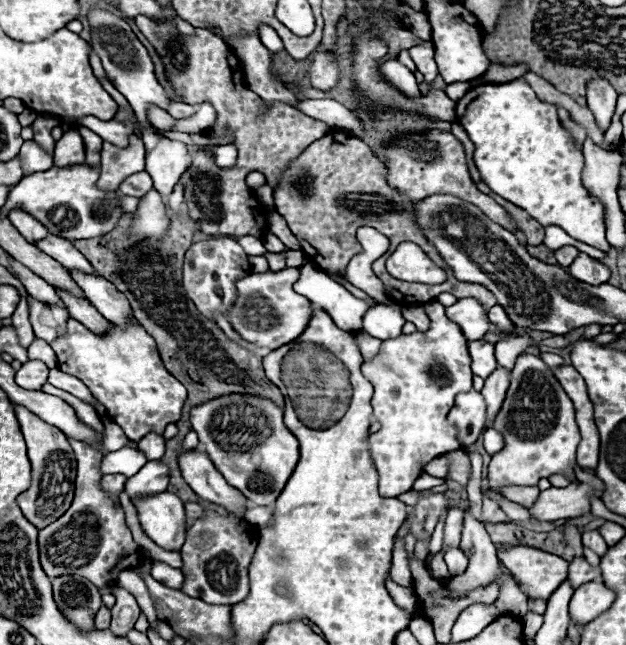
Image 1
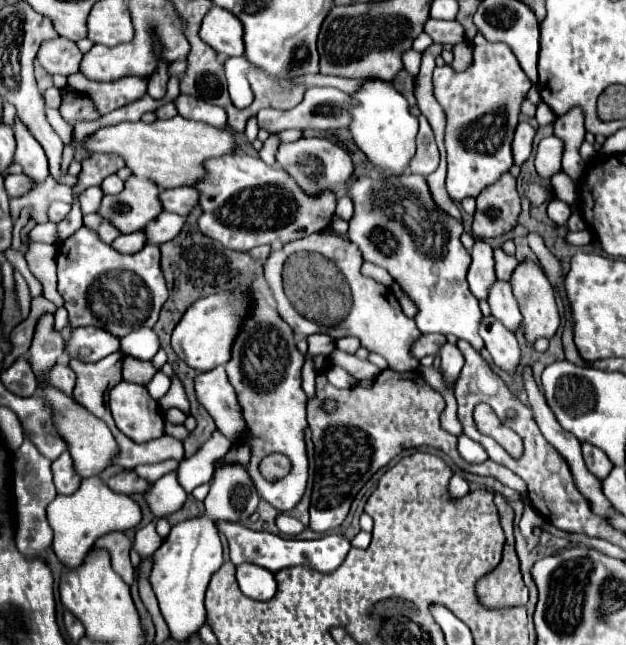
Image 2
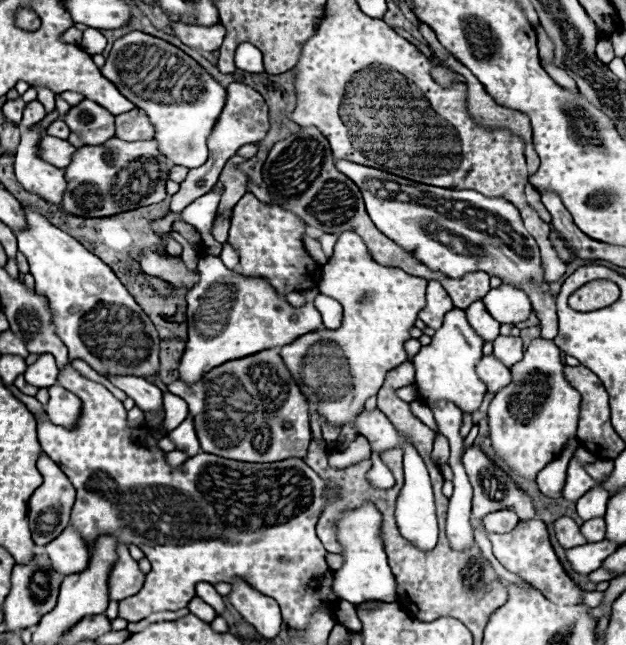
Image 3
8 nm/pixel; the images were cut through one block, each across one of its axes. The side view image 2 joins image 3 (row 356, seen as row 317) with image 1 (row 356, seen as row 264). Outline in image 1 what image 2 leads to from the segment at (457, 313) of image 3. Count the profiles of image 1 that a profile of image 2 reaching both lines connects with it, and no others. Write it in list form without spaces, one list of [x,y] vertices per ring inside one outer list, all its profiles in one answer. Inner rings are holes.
[[[428,302],[424,308],[432,320],[428,332],[384,340],[380,354],[362,366],[364,376],[374,386],[374,418],[382,424],[378,432],[370,434],[370,454],[380,476],[380,496],[384,498],[410,492],[426,462],[460,448],[458,432],[448,424],[448,412],[458,392],[472,390],[468,340],[446,318],[442,304]]]

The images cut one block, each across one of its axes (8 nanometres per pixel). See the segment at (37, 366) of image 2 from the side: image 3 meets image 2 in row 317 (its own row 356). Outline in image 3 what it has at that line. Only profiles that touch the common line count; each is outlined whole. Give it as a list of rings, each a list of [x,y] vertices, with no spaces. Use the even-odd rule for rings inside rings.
[[[42,354],[34,364],[28,366],[28,370],[24,372],[24,378],[28,384],[38,386],[38,388],[48,388],[56,384],[58,378],[58,366],[54,362],[52,354]]]

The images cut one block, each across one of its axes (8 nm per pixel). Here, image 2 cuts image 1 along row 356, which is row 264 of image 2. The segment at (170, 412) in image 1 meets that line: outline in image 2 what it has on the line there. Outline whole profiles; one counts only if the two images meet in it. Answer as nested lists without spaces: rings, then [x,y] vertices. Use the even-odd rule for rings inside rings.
[[[86,226],[58,244],[58,292],[70,314],[70,324],[98,326],[118,338],[142,326],[152,328],[158,312],[168,298],[164,274],[160,270],[160,248],[148,244],[136,254],[122,254],[102,242],[98,234]],[[120,286],[120,288],[118,288]],[[118,308],[118,314],[116,314]]]

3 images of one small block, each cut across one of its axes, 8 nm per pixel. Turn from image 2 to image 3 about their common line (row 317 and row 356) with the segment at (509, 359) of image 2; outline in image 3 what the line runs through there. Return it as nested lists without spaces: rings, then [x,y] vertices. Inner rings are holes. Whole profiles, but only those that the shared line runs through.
[[[492,354],[482,356],[482,360],[476,366],[476,374],[484,382],[486,392],[492,392],[492,394],[500,392],[500,388],[510,384],[510,380],[512,380],[510,370],[504,368],[504,364],[500,364]]]

